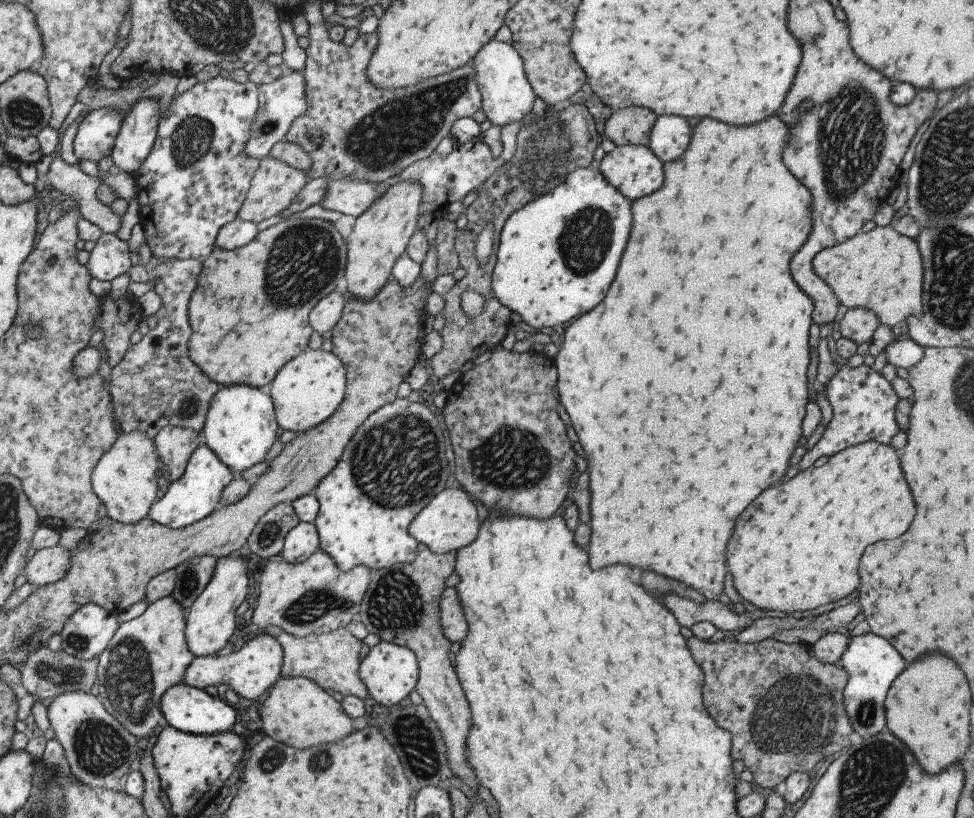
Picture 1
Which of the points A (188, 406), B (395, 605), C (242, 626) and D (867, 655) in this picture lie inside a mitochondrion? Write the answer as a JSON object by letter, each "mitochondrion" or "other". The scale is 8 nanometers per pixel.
{"A":"mitochondrion","B":"mitochondrion","C":"other","D":"other"}

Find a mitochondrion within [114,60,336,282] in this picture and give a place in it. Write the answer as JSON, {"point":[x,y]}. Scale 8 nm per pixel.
{"point":[193,136]}

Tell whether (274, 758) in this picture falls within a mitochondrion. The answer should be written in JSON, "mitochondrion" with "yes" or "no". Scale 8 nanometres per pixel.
{"mitochondrion":"yes"}

